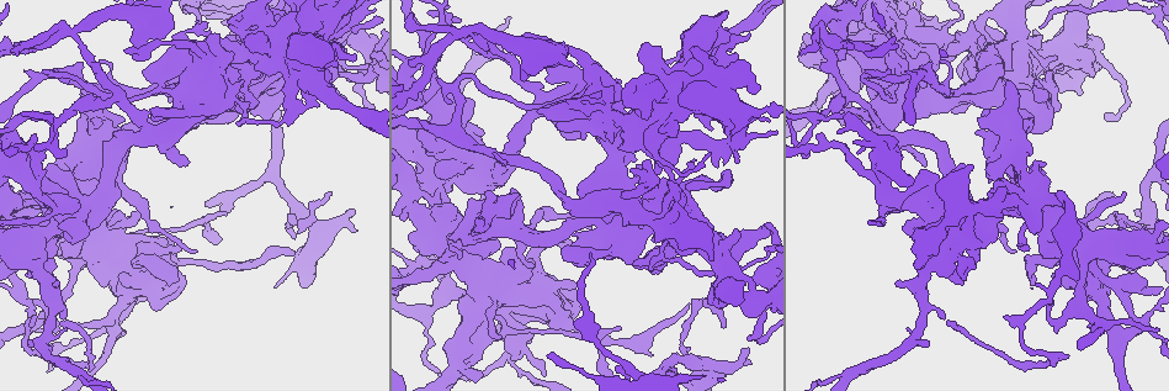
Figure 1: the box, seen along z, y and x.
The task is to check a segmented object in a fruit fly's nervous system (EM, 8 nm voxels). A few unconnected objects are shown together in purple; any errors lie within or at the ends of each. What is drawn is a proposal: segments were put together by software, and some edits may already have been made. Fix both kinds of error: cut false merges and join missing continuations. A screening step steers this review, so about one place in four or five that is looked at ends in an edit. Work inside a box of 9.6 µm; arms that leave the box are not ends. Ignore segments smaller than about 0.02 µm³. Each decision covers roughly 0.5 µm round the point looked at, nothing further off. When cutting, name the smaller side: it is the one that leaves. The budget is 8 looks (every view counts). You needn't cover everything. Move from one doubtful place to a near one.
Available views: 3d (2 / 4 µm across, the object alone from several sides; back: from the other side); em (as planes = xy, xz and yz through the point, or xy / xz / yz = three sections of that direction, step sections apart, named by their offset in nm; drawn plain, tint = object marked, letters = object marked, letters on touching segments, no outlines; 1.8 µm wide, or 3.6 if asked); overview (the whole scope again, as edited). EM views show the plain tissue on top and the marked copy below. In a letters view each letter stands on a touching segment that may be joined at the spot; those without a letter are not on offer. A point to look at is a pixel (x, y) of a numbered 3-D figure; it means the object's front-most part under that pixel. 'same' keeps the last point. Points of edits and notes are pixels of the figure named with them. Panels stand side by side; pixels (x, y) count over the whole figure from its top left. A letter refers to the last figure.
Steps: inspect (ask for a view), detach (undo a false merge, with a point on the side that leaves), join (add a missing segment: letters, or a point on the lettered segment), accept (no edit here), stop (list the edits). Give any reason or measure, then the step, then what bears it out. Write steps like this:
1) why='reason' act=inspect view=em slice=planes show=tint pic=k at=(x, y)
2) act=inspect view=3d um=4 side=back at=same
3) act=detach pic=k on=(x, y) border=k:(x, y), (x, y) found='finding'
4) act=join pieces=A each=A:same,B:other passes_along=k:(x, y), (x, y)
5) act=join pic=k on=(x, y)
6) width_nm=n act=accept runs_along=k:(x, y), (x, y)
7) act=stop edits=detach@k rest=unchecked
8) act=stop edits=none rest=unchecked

why='tapers out' act=inspect view=em slice=planes show=letters pic=1 at=(1123, 192)

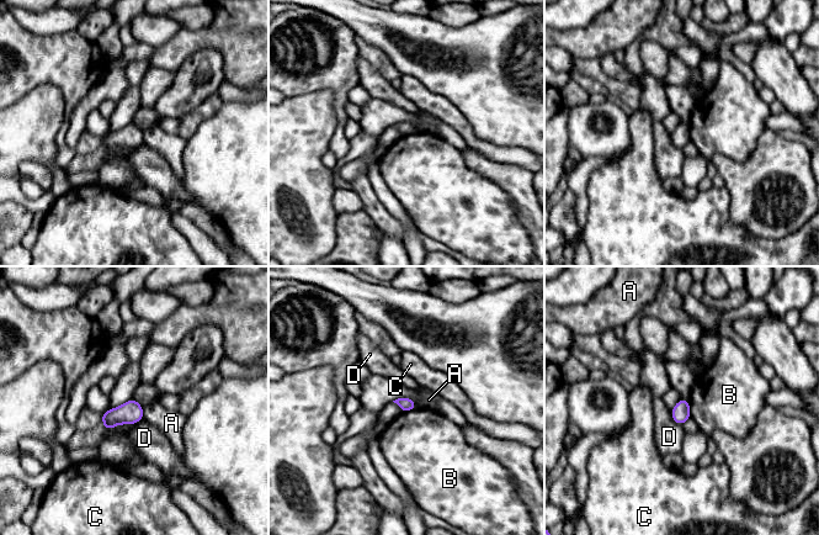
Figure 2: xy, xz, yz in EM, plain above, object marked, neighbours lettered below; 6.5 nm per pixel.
width_nm=90 act=accept each=A:other,B:other,C:other,D:other found='none of them fits'

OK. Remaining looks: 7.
why='abrupt turn' act=inspect view=em slice=planes show=letters pic=1 at=(237, 103)

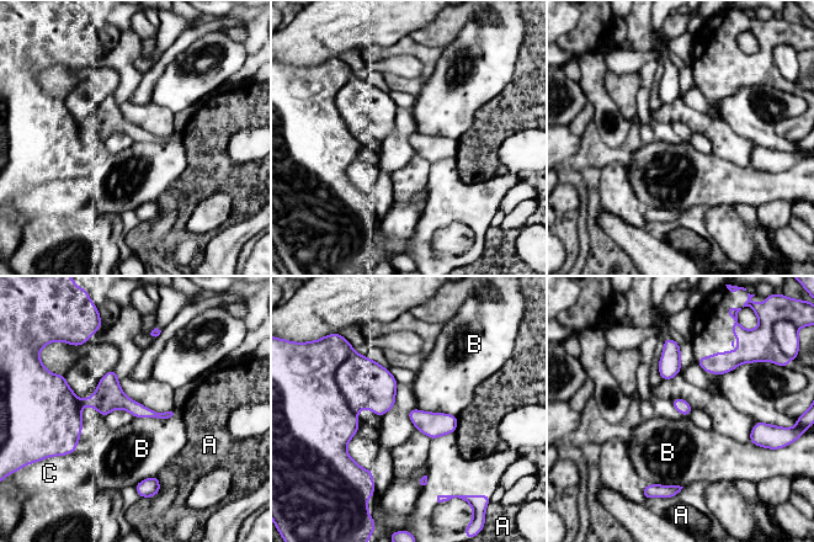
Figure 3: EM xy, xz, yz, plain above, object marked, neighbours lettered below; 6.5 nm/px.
act=detach pic=3 on=(365, 383) each=A:other,B:other,C:other border=3:(354, 351), (335, 382), (355, 413) found='two cells meet here'

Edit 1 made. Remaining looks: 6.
act=inspect view=overview

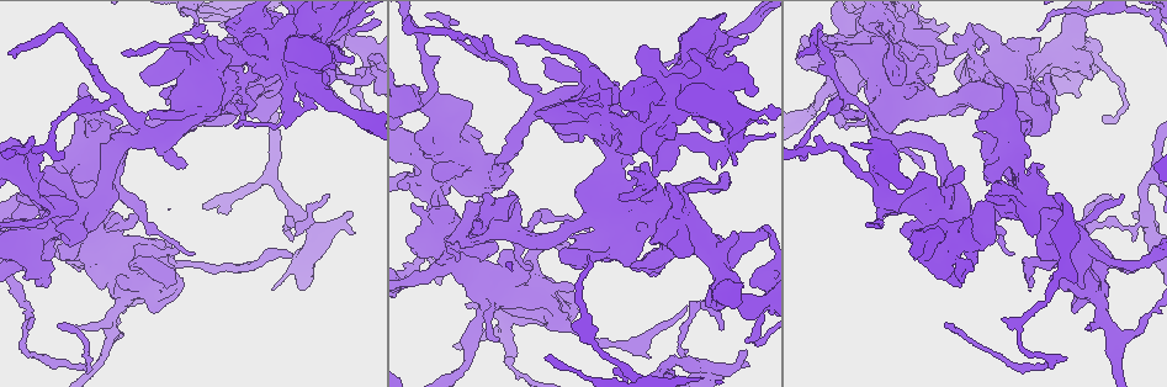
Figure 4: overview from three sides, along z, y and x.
why='calibre changes' act=inspect view=3d um=4 pic=4 at=(882, 27)

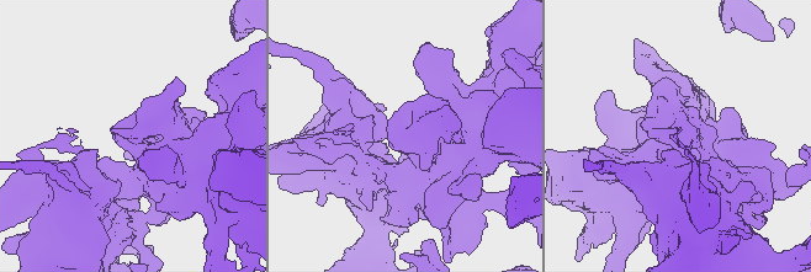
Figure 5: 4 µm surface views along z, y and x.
act=inspect view=em slice=xy step=4 show=tint pic=5 at=(409, 132)

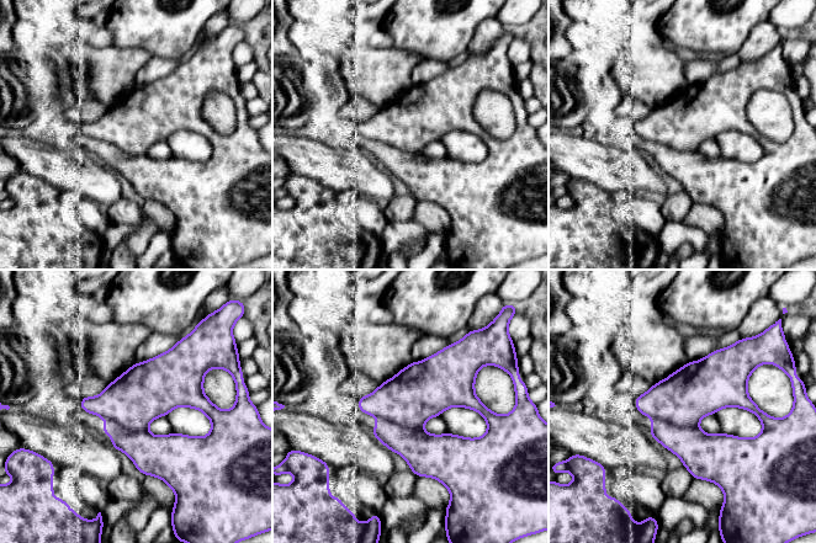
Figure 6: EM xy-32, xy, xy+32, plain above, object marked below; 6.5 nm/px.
why='another direction' act=inspect view=em slice=planes show=letters at=same

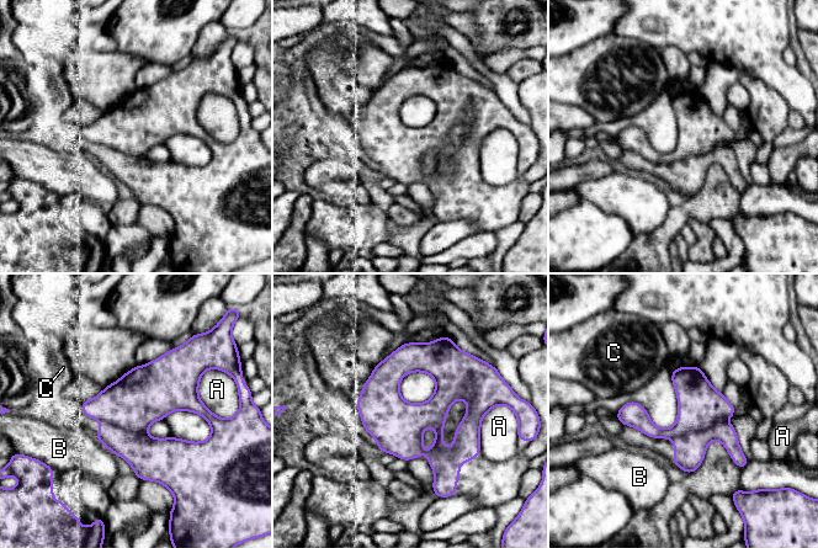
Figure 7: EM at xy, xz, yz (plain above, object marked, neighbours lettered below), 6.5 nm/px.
act=accept each=A:other,B:other,C:other runs_along=7:(620, 414), (656, 432), (718, 432), (742, 459) found='continuous, no second cell'

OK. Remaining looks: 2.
act=stop edits=detach@3 rest=unchecked

